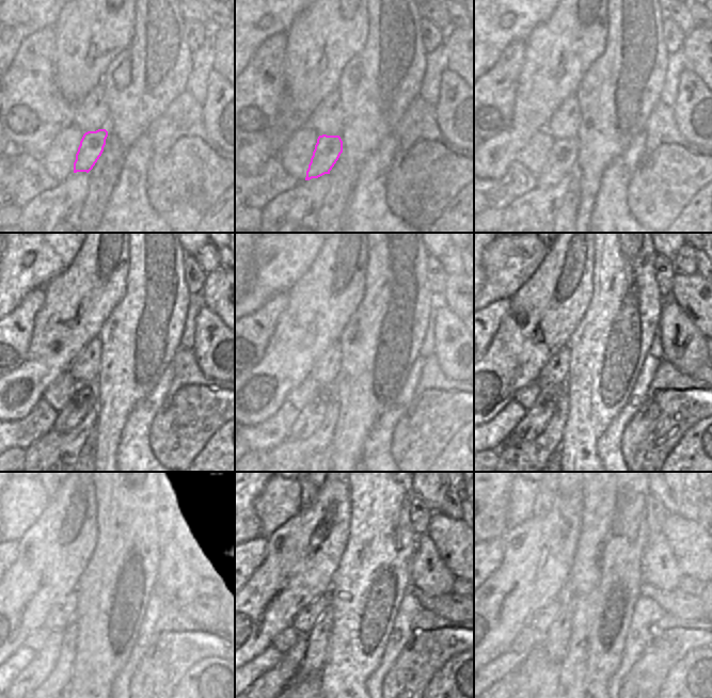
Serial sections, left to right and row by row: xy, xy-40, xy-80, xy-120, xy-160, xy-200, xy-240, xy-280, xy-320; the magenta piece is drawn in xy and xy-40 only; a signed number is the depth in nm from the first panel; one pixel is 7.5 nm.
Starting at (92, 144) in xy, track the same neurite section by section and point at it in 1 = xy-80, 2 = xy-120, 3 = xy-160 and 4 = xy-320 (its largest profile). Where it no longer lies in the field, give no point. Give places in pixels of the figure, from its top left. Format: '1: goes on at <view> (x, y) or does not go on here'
1: goes on at xy-80 (563, 157)
2: goes on at xy-120 (84, 395)
3: goes on at xy-160 (310, 417)
4: goes on at xy-320 (503, 688)

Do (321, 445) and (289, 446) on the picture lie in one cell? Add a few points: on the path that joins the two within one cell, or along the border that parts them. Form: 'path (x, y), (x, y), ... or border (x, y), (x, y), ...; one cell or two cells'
path (314, 446), (297, 446); one cell

